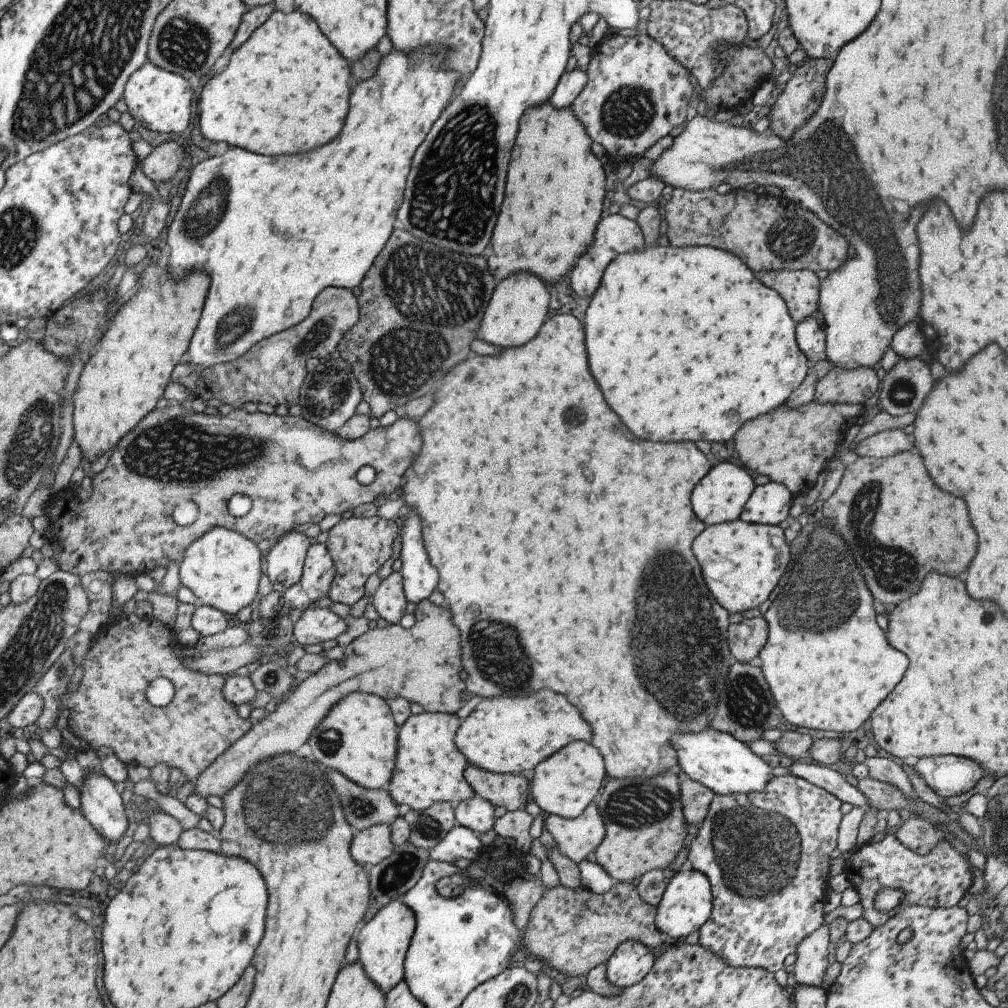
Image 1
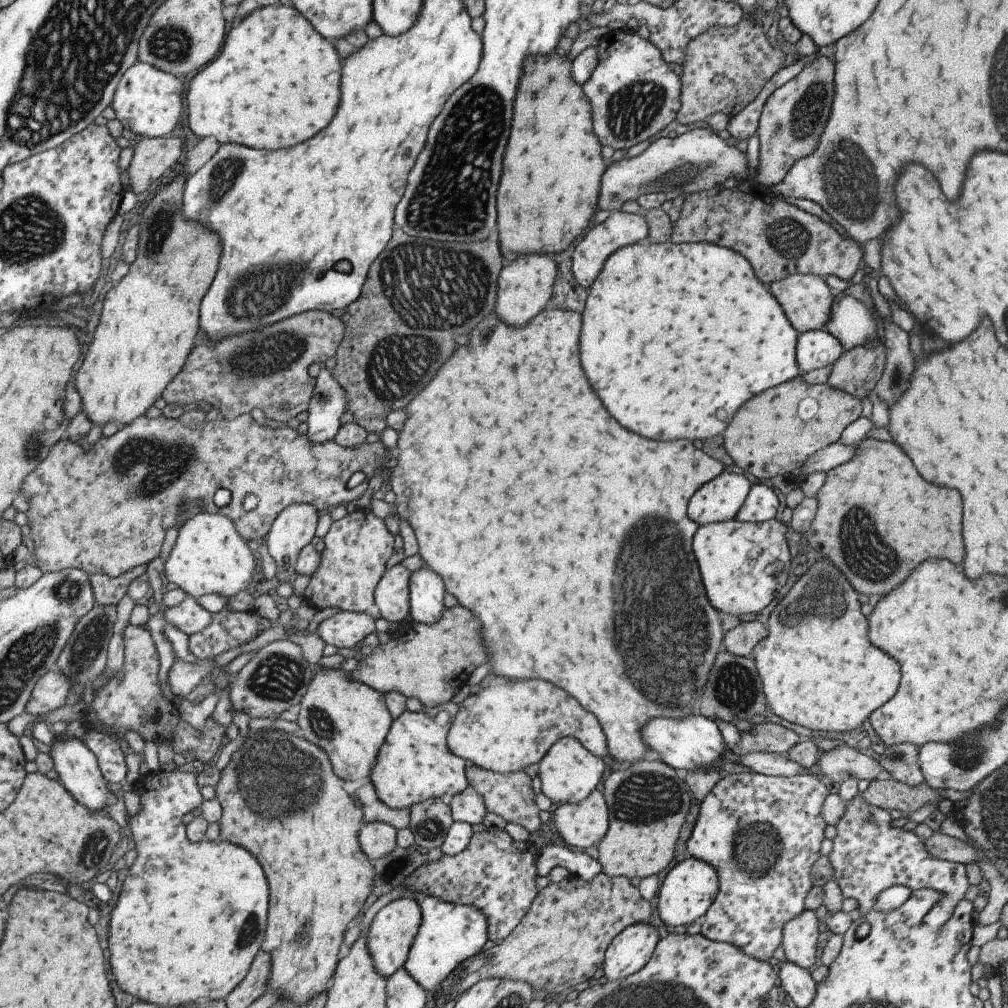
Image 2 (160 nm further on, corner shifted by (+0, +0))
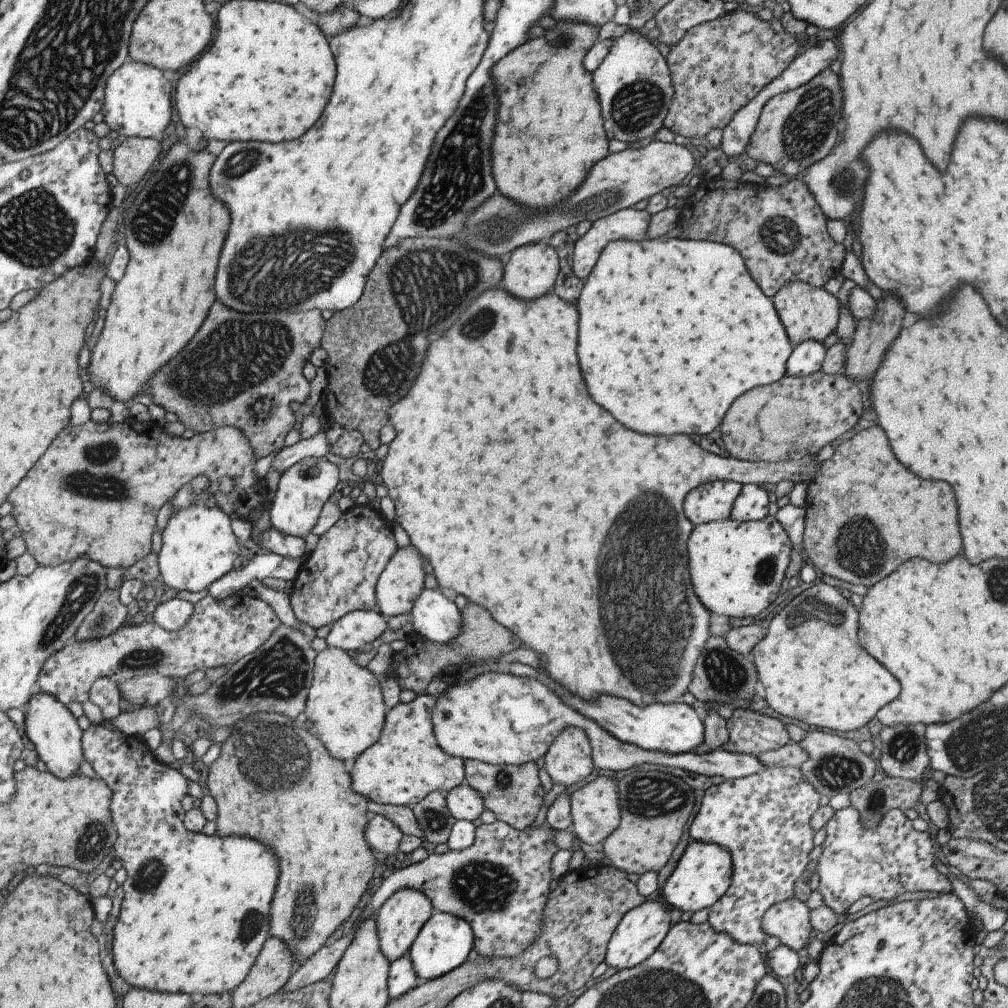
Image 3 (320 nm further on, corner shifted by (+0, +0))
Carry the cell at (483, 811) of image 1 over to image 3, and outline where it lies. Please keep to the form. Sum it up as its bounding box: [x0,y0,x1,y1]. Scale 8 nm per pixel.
[446,781,484,820]

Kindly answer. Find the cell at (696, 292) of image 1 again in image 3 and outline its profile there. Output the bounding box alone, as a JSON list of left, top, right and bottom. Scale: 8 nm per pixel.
[575,234,792,434]

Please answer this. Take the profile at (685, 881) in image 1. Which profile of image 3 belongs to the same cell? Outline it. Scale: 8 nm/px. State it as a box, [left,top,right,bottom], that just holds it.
[662,842,732,912]

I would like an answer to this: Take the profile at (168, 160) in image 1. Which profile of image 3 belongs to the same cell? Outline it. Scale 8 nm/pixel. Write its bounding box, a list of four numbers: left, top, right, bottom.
[112,137,161,189]

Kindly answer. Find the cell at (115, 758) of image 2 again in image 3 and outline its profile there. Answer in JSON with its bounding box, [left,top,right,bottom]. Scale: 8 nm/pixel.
[82,724,277,995]

